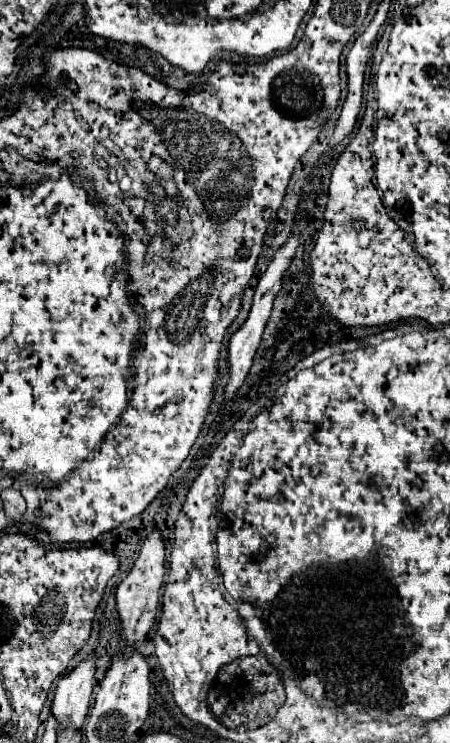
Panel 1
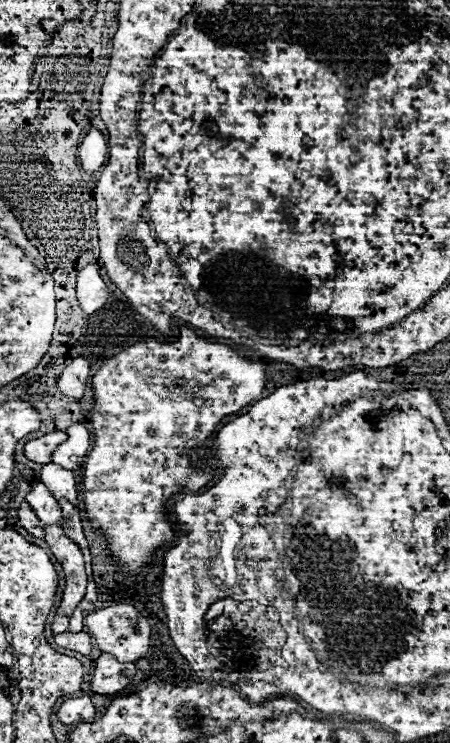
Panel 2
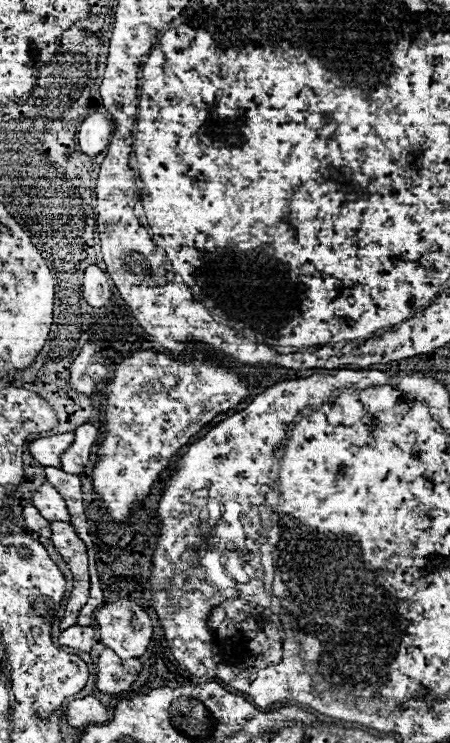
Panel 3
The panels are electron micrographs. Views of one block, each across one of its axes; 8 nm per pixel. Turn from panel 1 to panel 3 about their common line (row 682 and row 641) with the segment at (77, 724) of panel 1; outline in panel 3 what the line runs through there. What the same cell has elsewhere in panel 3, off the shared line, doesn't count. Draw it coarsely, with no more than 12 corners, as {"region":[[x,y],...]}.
{"region":[[70,626],[58,642],[90,652],[96,642],[92,626]]}

